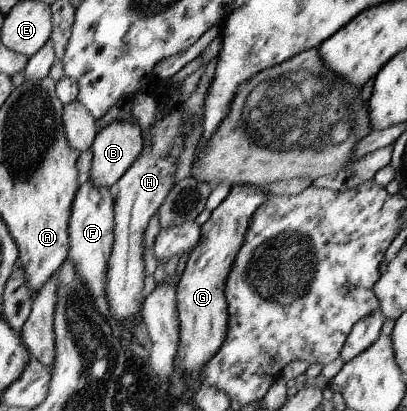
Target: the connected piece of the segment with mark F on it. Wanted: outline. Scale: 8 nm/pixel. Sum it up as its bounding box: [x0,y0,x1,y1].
[69,180,121,327]

